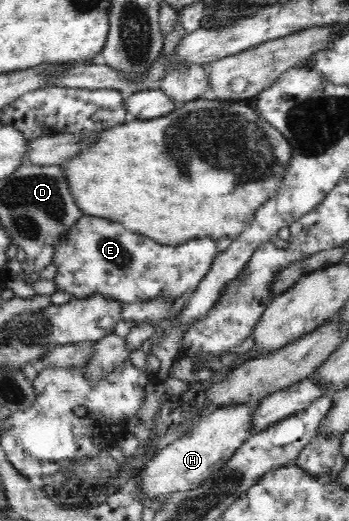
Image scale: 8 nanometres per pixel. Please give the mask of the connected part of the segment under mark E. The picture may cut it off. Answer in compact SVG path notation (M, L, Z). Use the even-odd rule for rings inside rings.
M83 215L69 230L68 238L59 239L54 247L52 264L57 267L54 277L56 290L73 295L74 300L88 299L99 295L121 305L140 302L163 301L174 302L177 298L188 295L205 278L211 269L213 260L219 254L217 242L211 238L188 240L187 244L162 245L152 238L140 235L115 224L113 220L101 220L91 215Z

